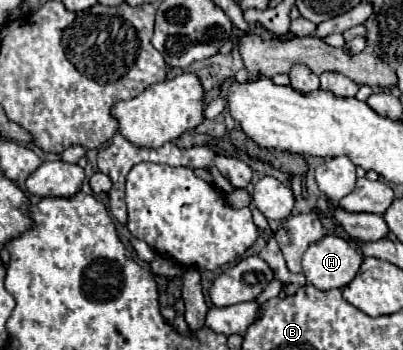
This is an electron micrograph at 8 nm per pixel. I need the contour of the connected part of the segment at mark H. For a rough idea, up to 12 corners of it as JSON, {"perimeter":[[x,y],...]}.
{"perimeter":[[325,236],[303,254],[307,284],[343,288],[363,256]]}

